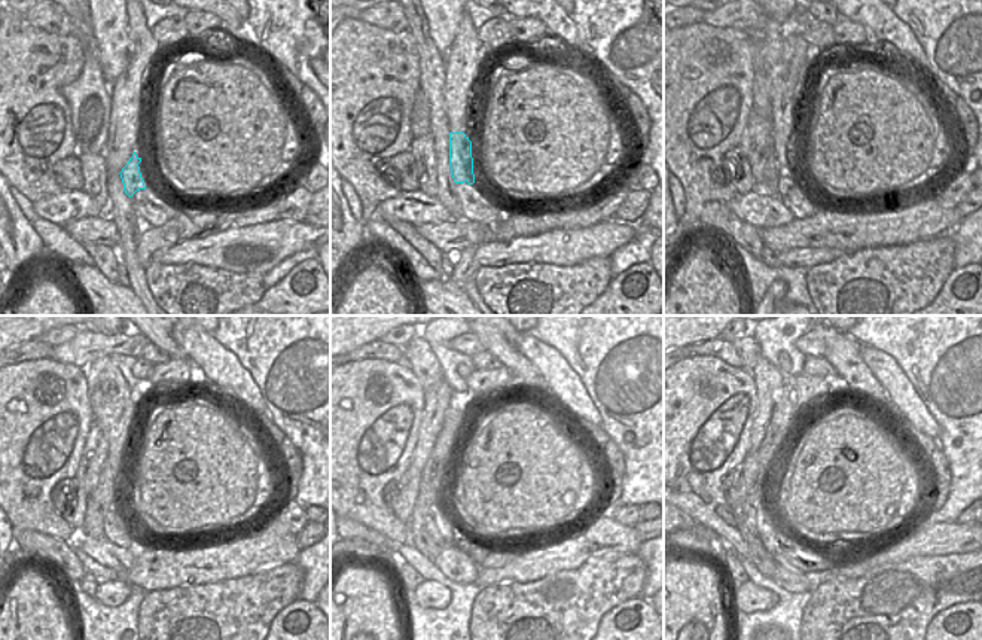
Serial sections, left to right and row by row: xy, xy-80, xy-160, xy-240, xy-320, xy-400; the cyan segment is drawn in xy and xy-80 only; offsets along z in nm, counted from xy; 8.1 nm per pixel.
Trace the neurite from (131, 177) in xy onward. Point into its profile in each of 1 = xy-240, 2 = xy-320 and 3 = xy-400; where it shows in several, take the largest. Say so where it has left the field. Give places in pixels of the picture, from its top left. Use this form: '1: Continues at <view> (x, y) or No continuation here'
1: Continues at xy-240 (113, 411)
2: Continues at xy-320 (417, 354)
3: Continues at xy-400 (749, 350)

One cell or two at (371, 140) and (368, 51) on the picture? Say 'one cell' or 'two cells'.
one cell

